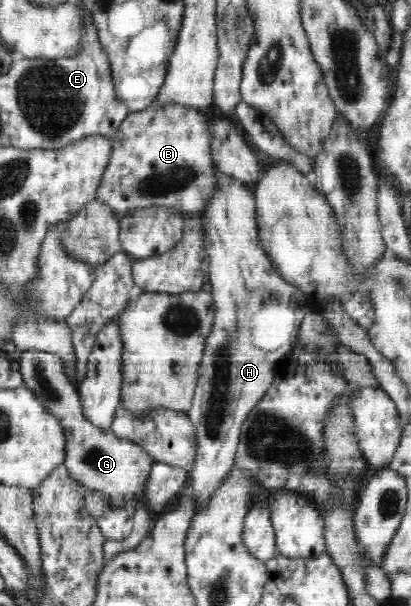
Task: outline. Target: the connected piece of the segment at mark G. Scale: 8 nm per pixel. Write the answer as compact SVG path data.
M43 350L21 351L19 371L23 382L35 393L41 405L61 421L67 432L64 465L70 477L86 489L98 490L108 497L111 506L125 506L135 494L143 490L151 466L156 461L131 439L120 439L112 429L107 432L93 425L85 415L78 390L65 374L62 358Z

